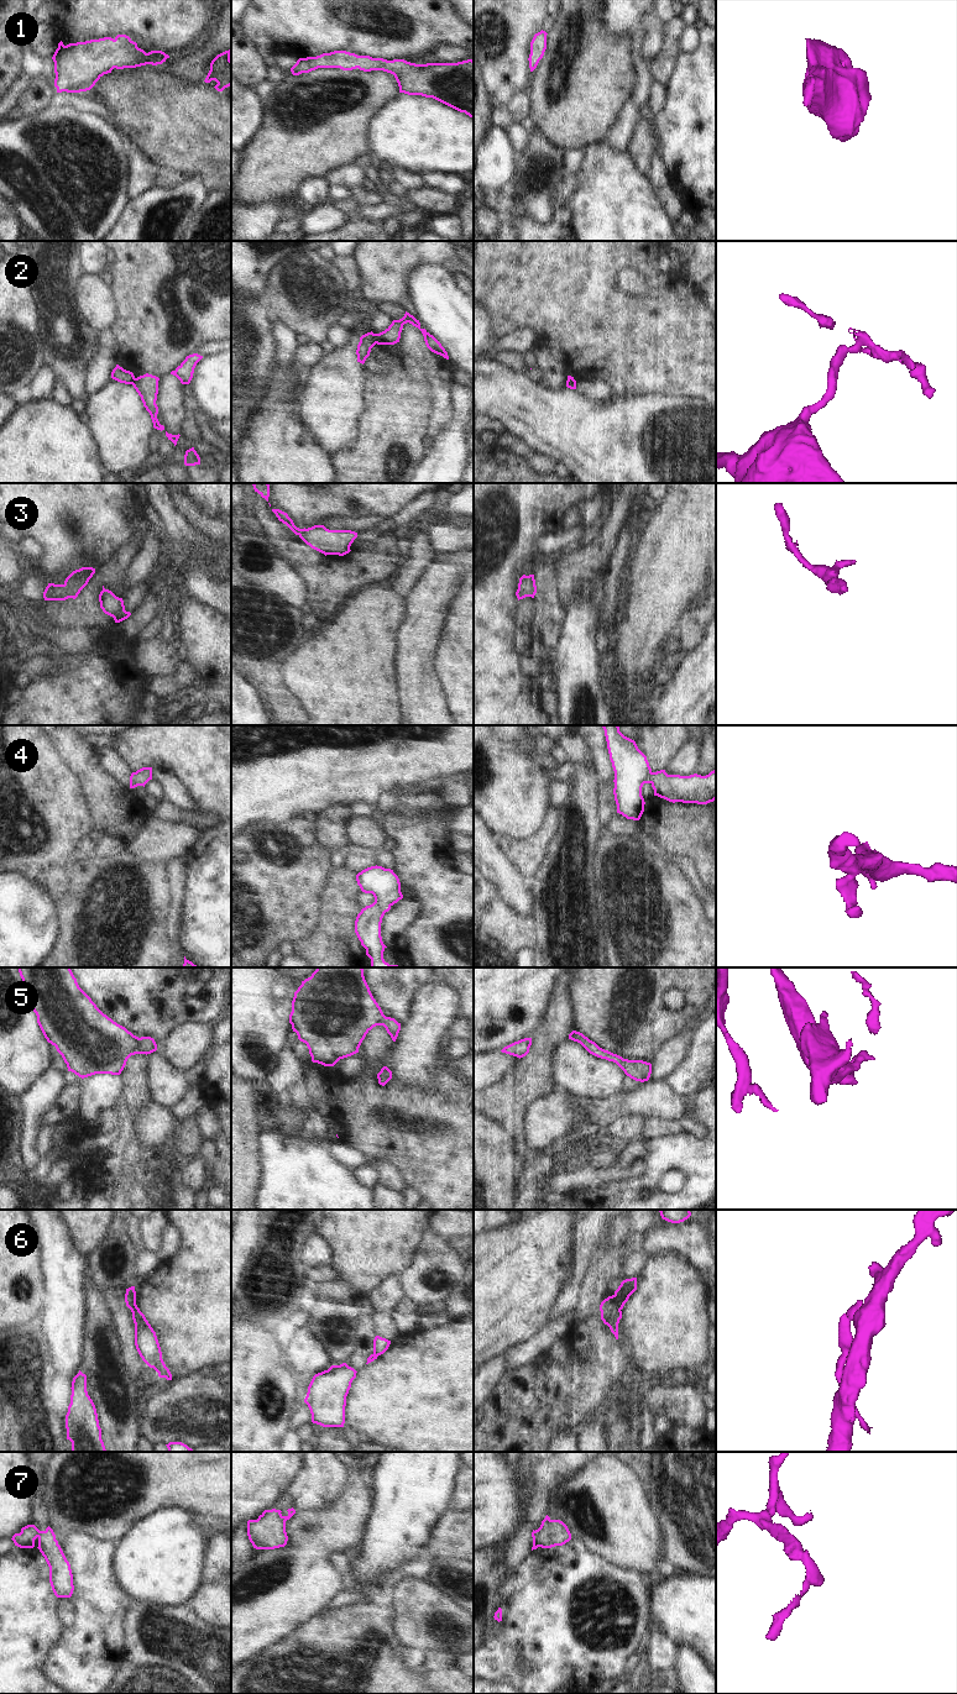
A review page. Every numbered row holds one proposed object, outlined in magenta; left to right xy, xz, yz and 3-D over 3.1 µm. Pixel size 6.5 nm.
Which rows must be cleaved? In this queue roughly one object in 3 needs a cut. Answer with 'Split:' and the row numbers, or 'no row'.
Split: 2, 6, 7.

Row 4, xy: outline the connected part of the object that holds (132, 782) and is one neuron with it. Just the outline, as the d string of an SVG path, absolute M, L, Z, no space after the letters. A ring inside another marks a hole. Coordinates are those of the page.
M142 767L130 776L130 788L143 786L152 780L152 767Z

